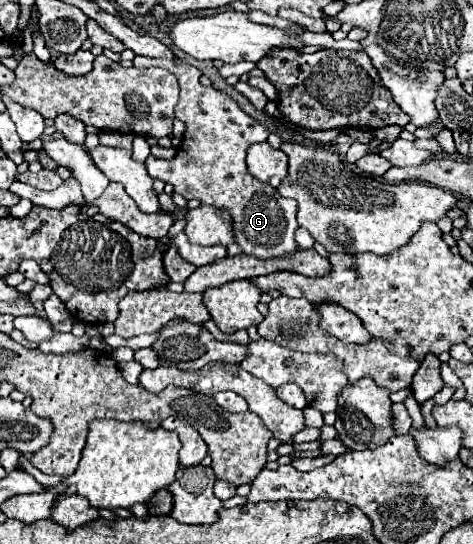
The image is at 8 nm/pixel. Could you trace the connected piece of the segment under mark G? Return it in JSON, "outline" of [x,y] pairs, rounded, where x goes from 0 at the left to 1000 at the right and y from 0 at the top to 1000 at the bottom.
{"outline":[[[285,103],[281,121],[319,125],[340,121],[366,132],[383,158],[378,195],[370,195],[370,213],[391,224],[395,239],[387,246],[387,261],[362,294],[336,294],[315,287],[307,305],[319,327],[336,327],[345,335],[362,335],[370,353],[387,364],[416,364],[429,379],[450,379],[459,386],[480,386],[493,404],[497,445],[510,452],[518,467],[543,474],[590,474],[628,463],[624,423],[632,419],[624,393],[628,371],[598,364],[581,346],[548,335],[526,320],[518,301],[518,279],[539,261],[560,261],[569,239],[522,213],[497,184],[488,184],[476,169],[455,165],[450,158],[425,158],[421,140],[425,129],[395,114],[362,114],[340,107],[307,107]]]}

